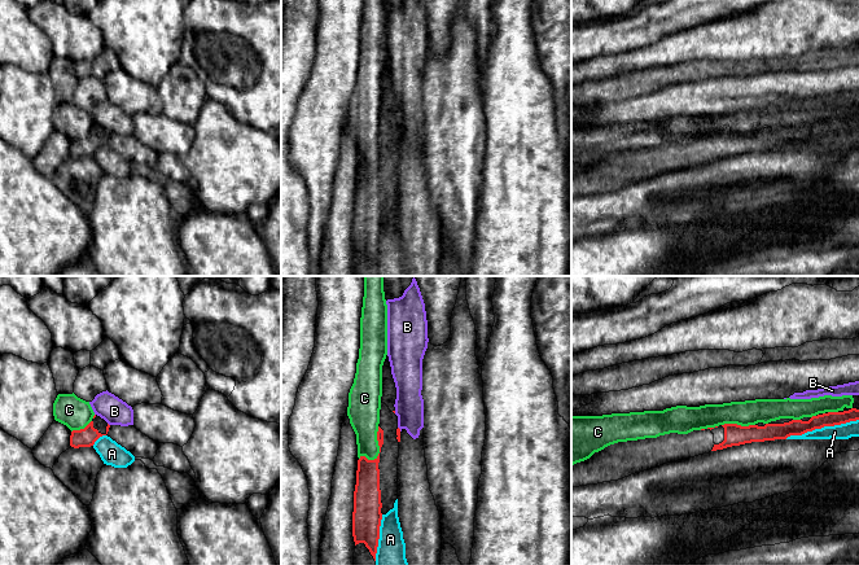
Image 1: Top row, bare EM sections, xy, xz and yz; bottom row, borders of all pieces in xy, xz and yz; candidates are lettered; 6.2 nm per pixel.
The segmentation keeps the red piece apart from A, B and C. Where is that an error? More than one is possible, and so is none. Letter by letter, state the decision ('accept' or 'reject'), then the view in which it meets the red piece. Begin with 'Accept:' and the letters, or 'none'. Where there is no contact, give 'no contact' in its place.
Accept: none
A: reject; meets red in yz
B: reject; meets red in xz
C: reject; meets red in xz

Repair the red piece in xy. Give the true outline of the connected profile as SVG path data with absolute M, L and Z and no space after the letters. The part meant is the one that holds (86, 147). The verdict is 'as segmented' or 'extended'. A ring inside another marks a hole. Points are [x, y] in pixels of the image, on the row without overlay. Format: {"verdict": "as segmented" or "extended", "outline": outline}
{"verdict": "extended", "outline": "M95 124L84 139L71 141L70 156L74 158L91 157L100 146L108 144L109 137L110 135L104 128Z"}

